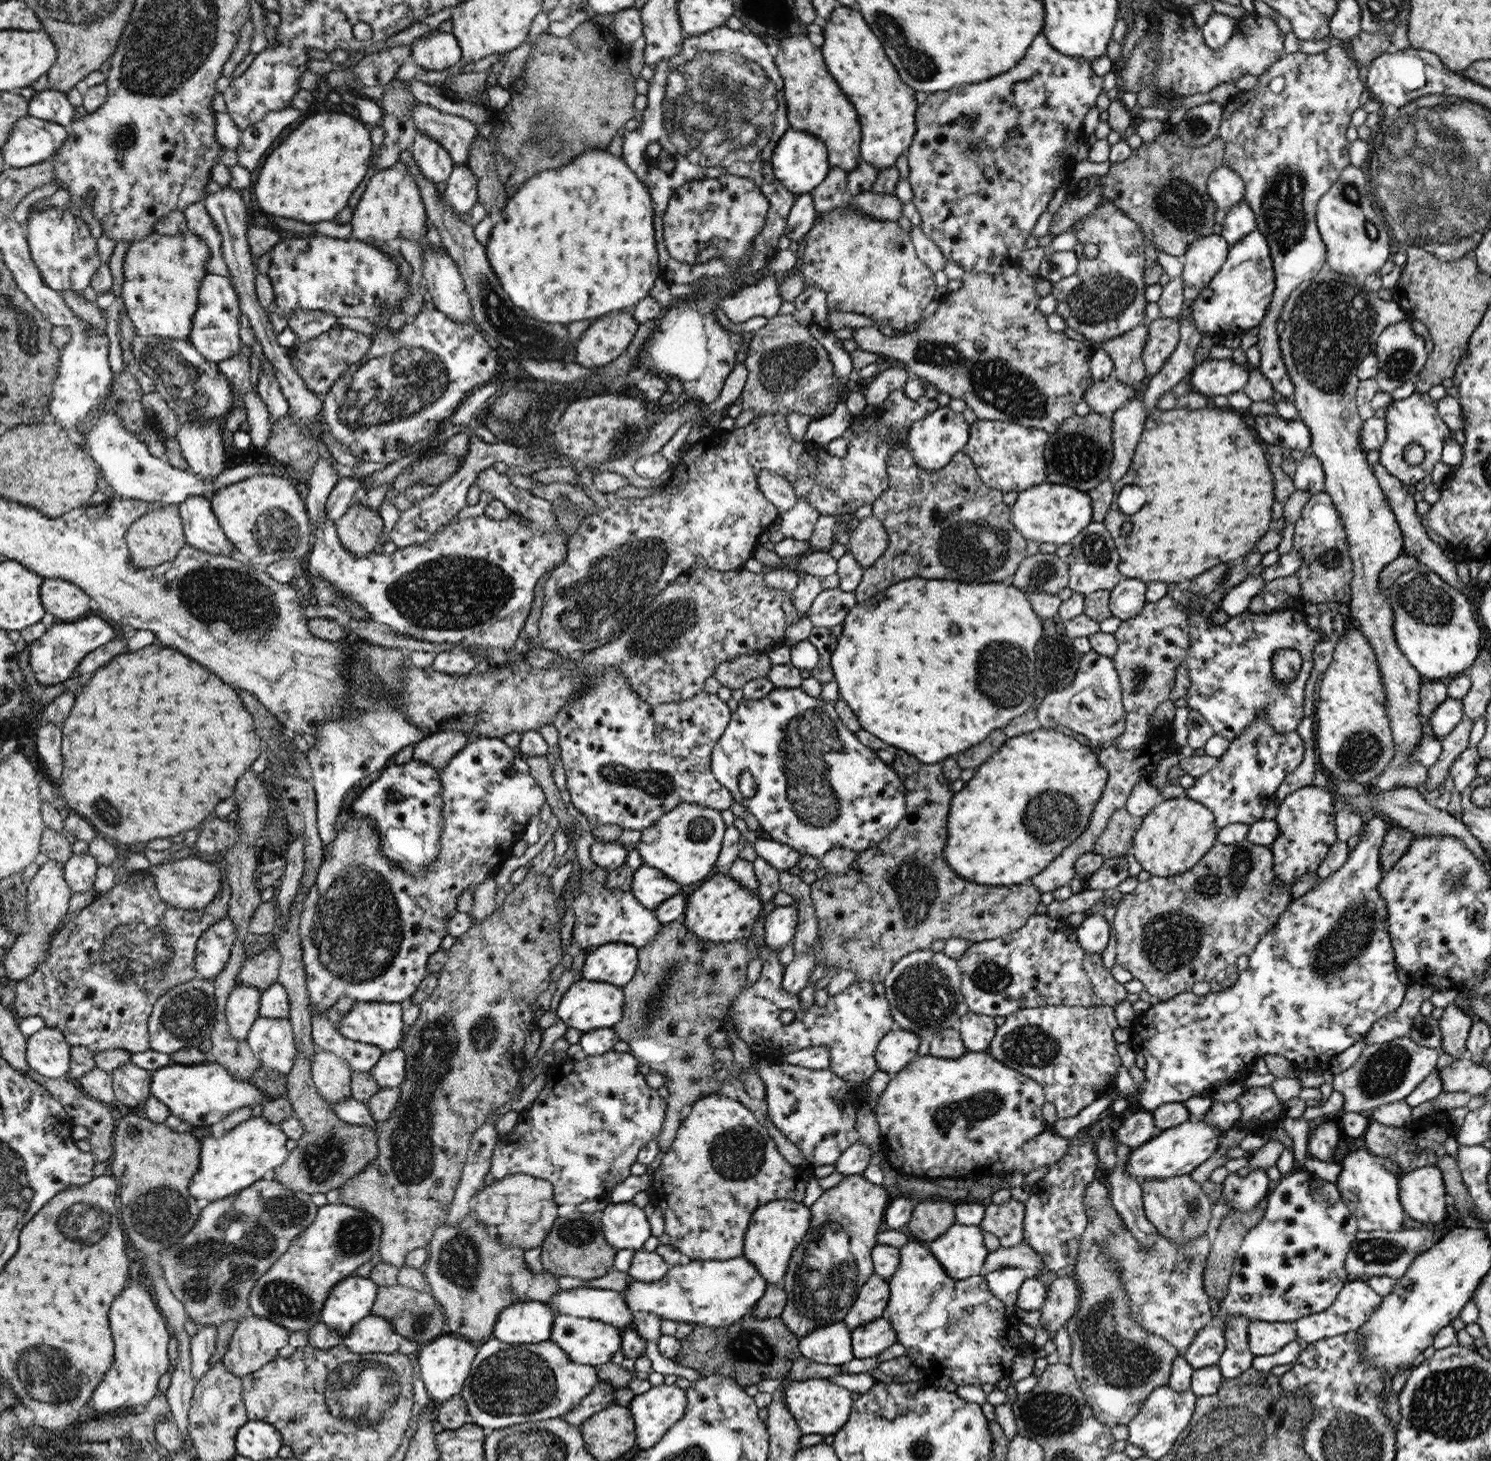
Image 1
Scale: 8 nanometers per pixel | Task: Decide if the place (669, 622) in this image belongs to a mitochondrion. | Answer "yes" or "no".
yes

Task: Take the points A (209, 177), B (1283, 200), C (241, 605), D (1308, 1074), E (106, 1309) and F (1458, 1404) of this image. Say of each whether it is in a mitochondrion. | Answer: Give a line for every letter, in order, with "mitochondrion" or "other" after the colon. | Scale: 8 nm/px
A: other
B: mitochondrion
C: mitochondrion
D: other
E: other
F: mitochondrion

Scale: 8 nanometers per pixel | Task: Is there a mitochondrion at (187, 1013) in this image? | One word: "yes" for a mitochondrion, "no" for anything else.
yes

